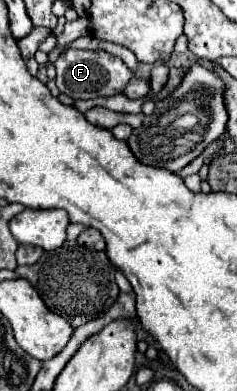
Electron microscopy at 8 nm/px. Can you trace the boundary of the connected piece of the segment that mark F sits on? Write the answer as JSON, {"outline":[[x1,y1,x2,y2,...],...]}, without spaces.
{"outline":[[67,49,61,53,61,57,55,63,57,67,57,87,63,95,71,99,95,99,95,97,109,97,123,91,123,87,129,83,133,73,129,67,119,59,105,51,79,51,79,49]]}

